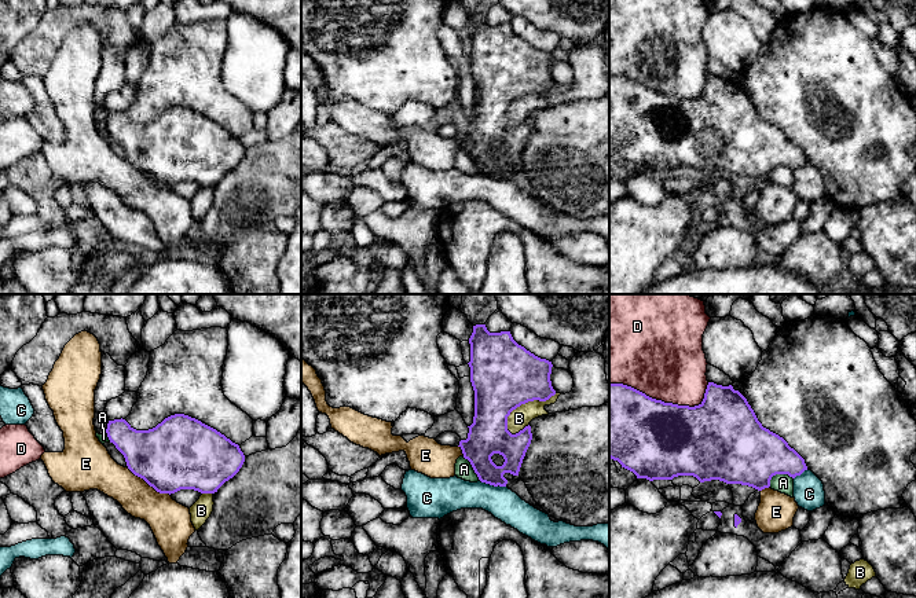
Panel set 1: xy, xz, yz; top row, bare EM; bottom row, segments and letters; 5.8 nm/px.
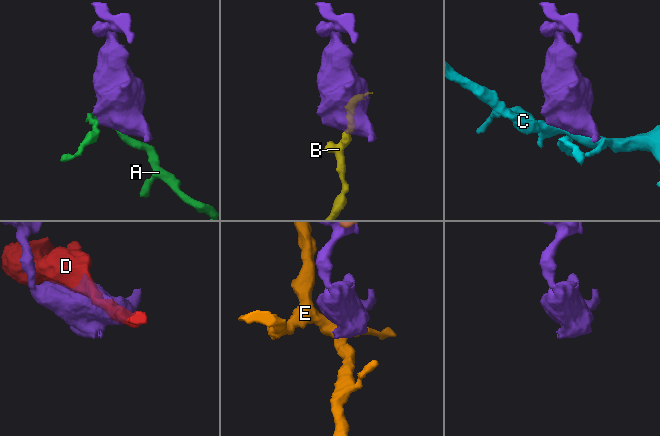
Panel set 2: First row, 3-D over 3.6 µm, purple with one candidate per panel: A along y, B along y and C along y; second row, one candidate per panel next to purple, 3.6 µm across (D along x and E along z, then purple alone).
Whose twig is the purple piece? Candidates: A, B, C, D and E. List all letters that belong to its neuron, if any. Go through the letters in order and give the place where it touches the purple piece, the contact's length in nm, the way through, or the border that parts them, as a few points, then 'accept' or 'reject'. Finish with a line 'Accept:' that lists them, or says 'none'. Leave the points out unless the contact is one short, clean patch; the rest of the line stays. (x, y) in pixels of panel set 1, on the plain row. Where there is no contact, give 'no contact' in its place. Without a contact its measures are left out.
A: meets purple in yz at (777, 165); contact 150 nm long; reject
B: meets purple in xz at (524, 95); contact 360 nm long; reject
C: meets purple in xz at (493, 176); contact 160 nm long; reject
D: meets purple in yz at (663, 94); contact 600 nm long; reject
E: meets purple in xy at (149, 176); contact 300 nm long; reject
Accept: none

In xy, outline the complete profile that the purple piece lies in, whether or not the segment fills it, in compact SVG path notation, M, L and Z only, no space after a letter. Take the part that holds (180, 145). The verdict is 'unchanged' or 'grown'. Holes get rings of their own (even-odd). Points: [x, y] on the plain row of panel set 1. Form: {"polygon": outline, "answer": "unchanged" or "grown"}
{"polygon": "M184 106L171 107L149 122L136 122L122 110L114 111L109 113L106 125L110 135L124 147L128 161L160 186L171 187L180 181L215 186L245 154L238 136Z", "answer": "unchanged"}

